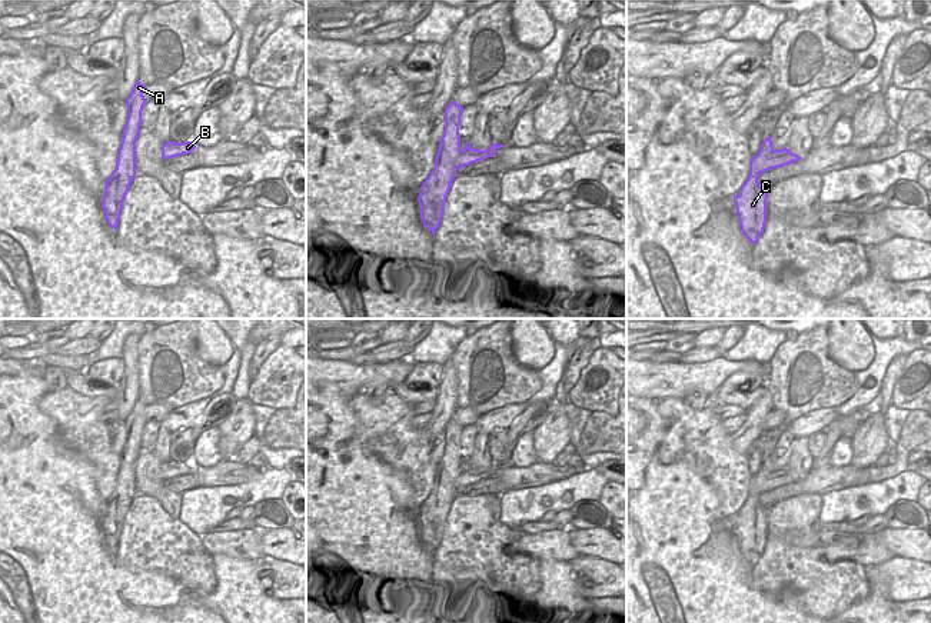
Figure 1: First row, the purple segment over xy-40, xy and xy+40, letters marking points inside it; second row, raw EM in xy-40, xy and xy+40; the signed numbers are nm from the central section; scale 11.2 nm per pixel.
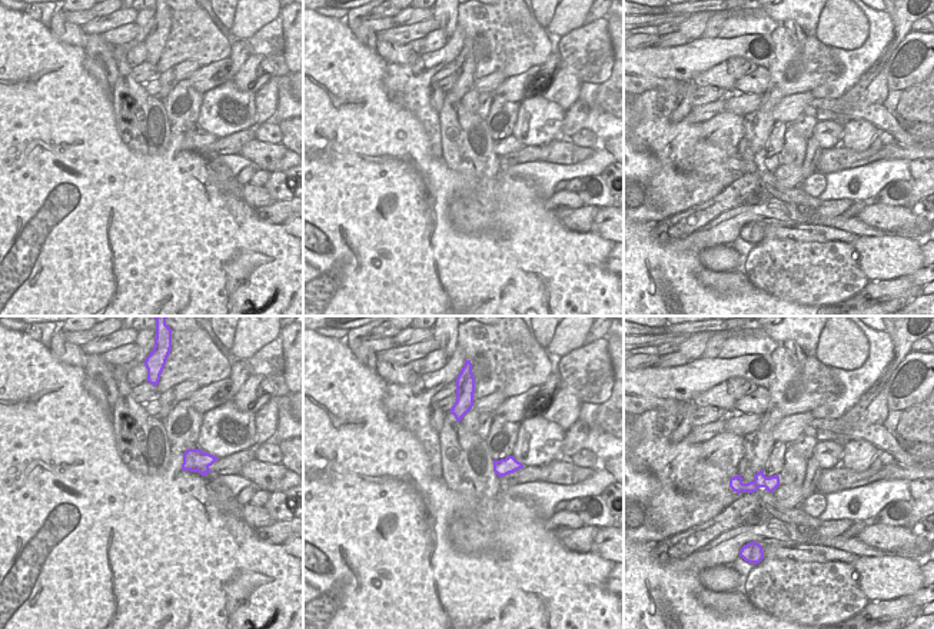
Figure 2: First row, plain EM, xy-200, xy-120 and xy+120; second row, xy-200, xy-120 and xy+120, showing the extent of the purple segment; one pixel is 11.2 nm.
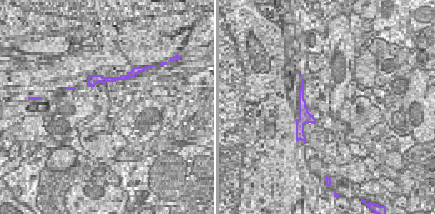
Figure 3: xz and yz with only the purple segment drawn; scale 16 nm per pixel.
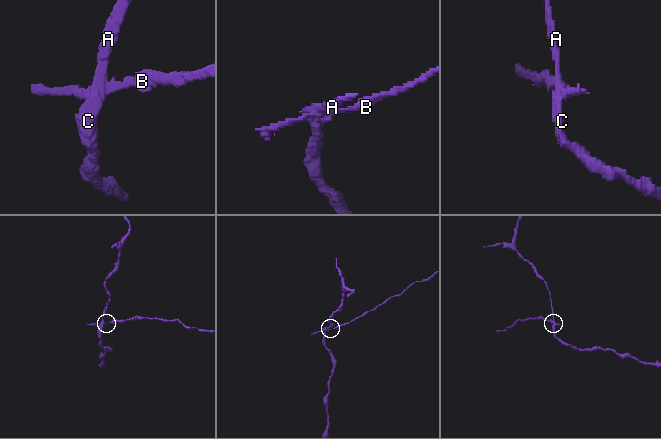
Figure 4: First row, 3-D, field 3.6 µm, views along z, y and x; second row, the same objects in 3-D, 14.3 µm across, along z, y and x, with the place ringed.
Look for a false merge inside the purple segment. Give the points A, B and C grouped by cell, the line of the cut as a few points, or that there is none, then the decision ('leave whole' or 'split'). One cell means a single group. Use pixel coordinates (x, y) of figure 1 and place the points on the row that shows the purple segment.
A C / B | xy+40 (760, 147), (768, 155), (774, 152), (788, 155), (791, 152) | split

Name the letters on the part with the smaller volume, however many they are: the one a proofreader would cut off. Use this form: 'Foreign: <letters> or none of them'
Foreign: B

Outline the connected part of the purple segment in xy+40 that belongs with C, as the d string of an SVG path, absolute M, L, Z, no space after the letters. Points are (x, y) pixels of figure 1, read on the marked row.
M748 174L739 194L734 194L741 231L752 244L757 244L758 237L764 233L769 193L769 187L761 186L758 177L759 174Z

